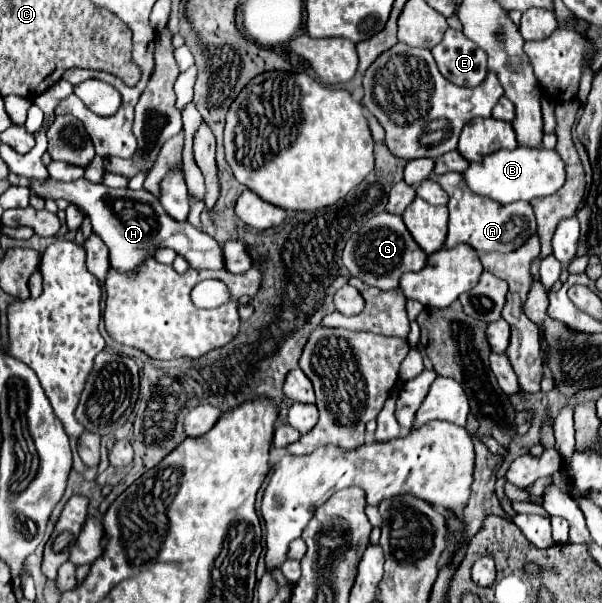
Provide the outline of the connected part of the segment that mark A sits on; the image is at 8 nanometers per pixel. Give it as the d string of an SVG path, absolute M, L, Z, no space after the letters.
M447 172L441 176L431 174L427 180L437 182L445 192L453 198L453 208L449 210L447 240L445 248L455 248L457 244L469 244L479 254L487 252L513 252L521 248L535 232L537 222L531 204L527 202L513 202L513 204L499 204L491 198L479 196L465 186L465 180L457 172Z

